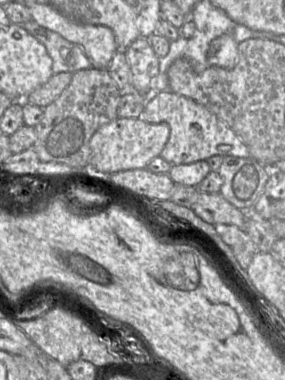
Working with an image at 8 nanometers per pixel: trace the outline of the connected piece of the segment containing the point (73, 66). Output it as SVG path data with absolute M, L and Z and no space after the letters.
M34 20L19 23L19 25L46 47L52 59L53 74L74 73L93 67L79 45L66 40L58 33L40 26Z

